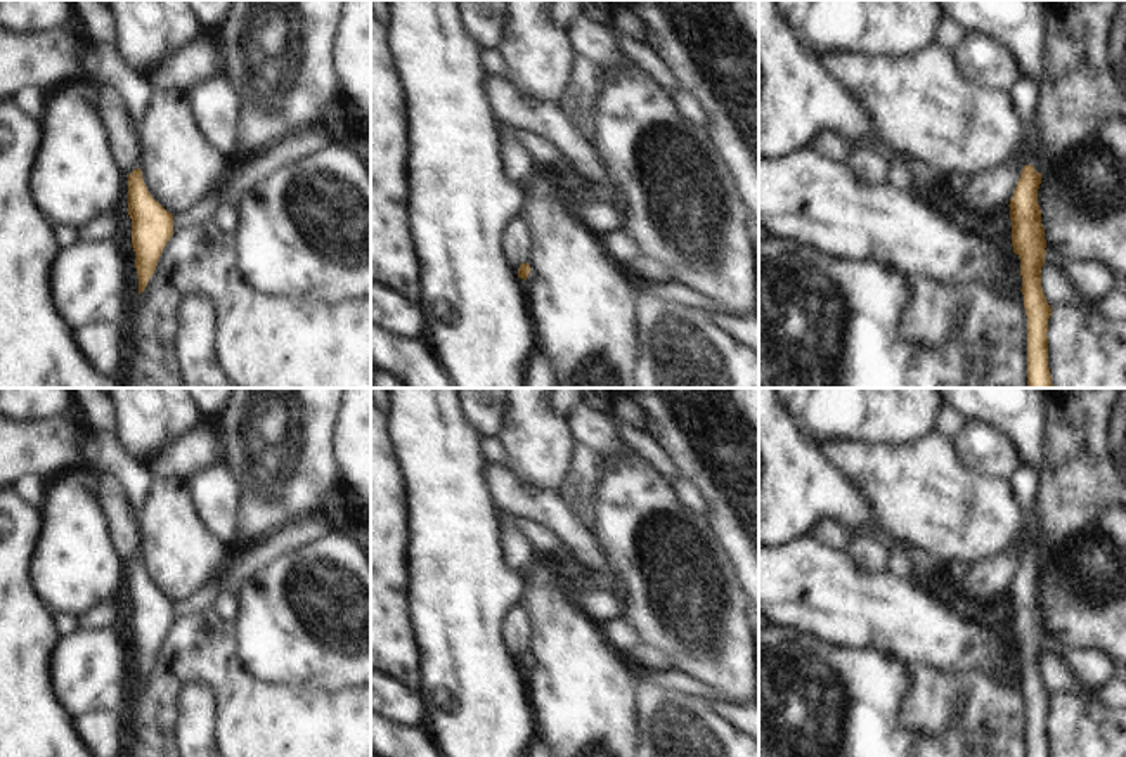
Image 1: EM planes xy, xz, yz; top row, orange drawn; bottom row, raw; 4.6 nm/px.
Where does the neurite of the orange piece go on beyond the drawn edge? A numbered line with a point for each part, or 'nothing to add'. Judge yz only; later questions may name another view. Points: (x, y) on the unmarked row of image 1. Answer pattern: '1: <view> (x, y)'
1: yz (1026, 480).

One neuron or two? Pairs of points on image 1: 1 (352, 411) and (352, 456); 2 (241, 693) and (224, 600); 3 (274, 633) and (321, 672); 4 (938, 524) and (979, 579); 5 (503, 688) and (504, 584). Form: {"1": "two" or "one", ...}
{"1": "one", "2": "two", "3": "one", "4": "two", "5": "one"}

